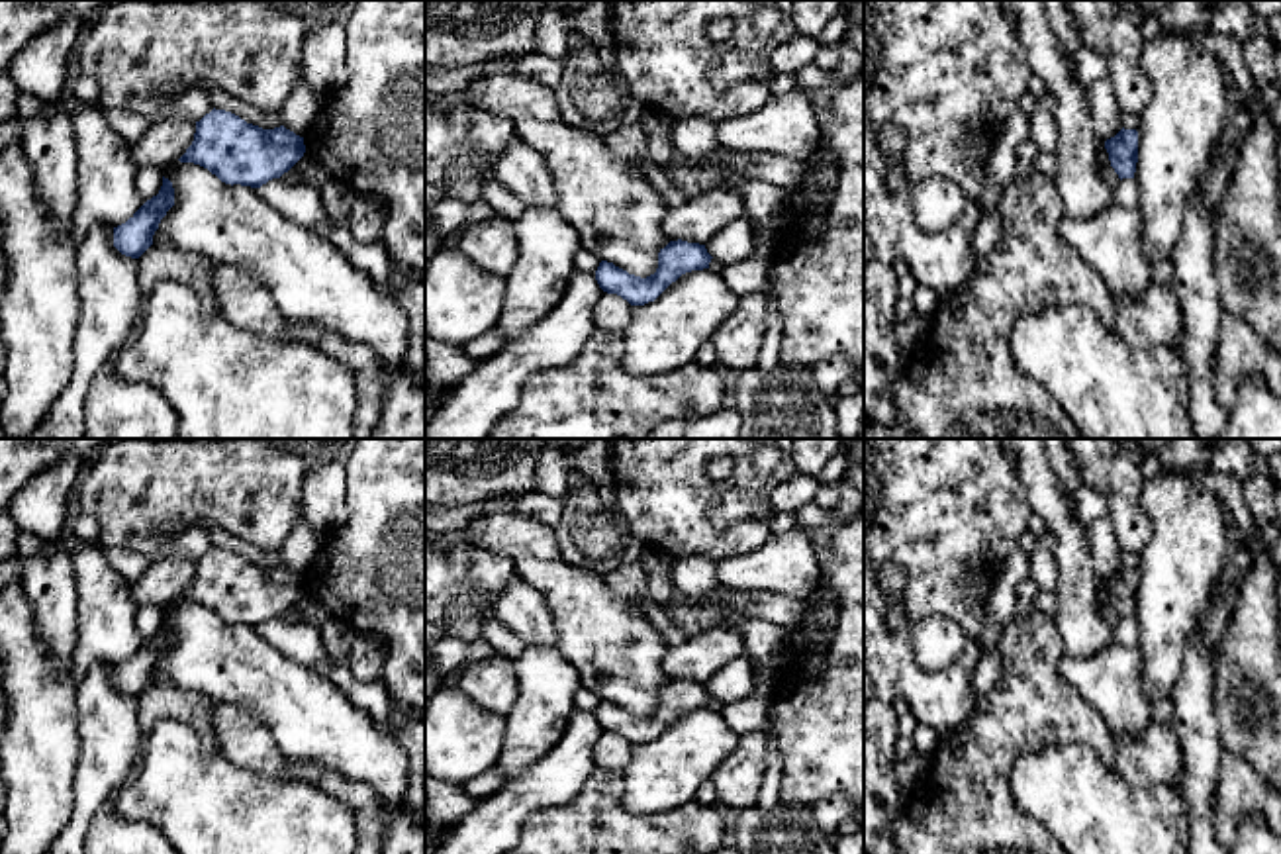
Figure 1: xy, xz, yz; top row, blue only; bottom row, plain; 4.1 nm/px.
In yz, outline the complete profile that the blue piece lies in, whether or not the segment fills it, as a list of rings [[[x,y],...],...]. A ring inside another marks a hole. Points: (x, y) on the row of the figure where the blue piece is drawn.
[[[1122,127],[1115,137],[1105,141],[1105,149],[1118,178],[1134,178],[1138,163],[1138,131]]]

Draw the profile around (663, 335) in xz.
[[[719,272],[682,274],[654,302],[633,306],[623,331],[623,368],[633,376],[656,376],[695,362],[697,351],[736,306],[738,296]]]

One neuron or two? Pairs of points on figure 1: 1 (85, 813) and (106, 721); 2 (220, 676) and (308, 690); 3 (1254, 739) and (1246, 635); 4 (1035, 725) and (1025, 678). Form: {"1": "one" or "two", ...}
{"1": "one", "2": "one", "3": "one", "4": "one"}

